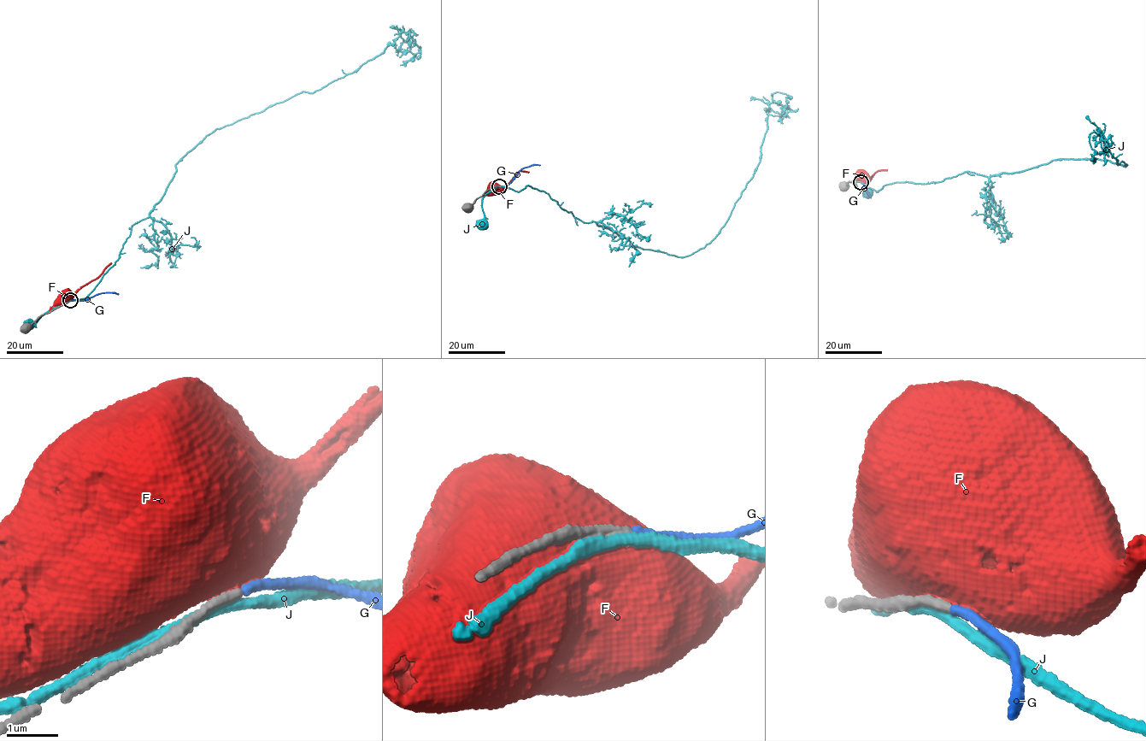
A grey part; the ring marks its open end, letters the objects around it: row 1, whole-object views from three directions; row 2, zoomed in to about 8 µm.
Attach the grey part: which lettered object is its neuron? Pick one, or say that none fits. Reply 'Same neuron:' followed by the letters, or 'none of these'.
Same neuron: G

